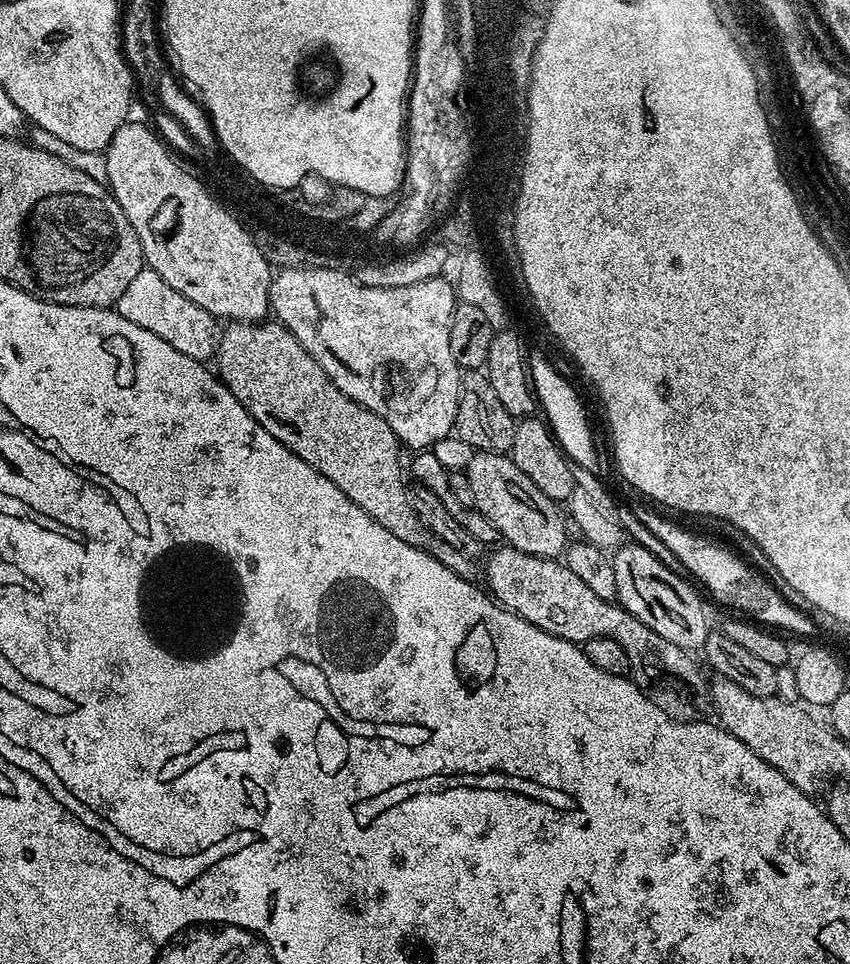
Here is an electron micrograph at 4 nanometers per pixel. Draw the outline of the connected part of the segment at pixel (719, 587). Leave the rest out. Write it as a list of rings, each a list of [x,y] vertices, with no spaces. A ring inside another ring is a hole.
[[[638,500],[638,503],[631,505],[630,510],[656,538],[669,547],[670,552],[682,562],[685,571],[689,575],[691,573],[722,605],[740,611],[737,613],[762,626],[785,633],[794,632],[808,636],[815,632],[816,626],[811,618],[790,605],[762,573],[748,566],[732,549],[686,530],[647,508],[650,507],[647,503],[642,503],[644,502]]]

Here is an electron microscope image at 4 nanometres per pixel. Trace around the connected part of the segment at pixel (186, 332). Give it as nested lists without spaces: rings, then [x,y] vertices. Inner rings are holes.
[[[145,266],[133,280],[130,286],[126,286],[122,298],[114,306],[122,318],[134,322],[134,326],[142,326],[142,330],[150,330],[150,334],[158,334],[158,338],[163,338],[174,346],[174,350],[186,354],[190,358],[201,362],[208,362],[215,357],[216,345],[218,343],[217,317],[211,316],[202,306],[190,302],[170,282],[166,282],[155,272],[154,269]]]

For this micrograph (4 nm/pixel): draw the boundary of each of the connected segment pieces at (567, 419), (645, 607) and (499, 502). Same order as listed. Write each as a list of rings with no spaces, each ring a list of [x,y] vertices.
[[[538,350],[532,351],[528,356],[529,383],[533,388],[533,395],[537,399],[541,413],[548,426],[552,429],[552,434],[557,440],[557,444],[563,449],[564,454],[571,463],[579,469],[586,469],[586,472],[595,471],[598,464],[598,452],[594,440],[594,432],[590,426],[588,412],[577,392],[562,376],[555,366]]]
[[[625,542],[611,553],[612,565],[614,566],[614,578],[618,581],[618,590],[616,597],[620,607],[625,608],[638,622],[646,622],[654,634],[662,634],[662,638],[674,642],[674,646],[687,648],[689,650],[703,649],[708,641],[710,625],[708,625],[708,616],[704,613],[704,604],[700,601],[700,596],[687,584],[685,578],[679,572],[672,572],[650,550],[646,550],[639,542]]]
[[[476,452],[466,471],[470,490],[474,490],[476,511],[482,513],[496,527],[501,541],[507,547],[517,548],[526,554],[549,558],[559,557],[563,553],[570,537],[568,537],[567,530],[564,529],[565,517],[562,512],[562,517],[560,517],[560,512],[556,509],[559,508],[557,501],[546,498],[546,494],[542,494],[542,490],[538,490],[538,486],[534,486],[534,482],[530,482],[530,478],[526,478],[526,474],[522,474],[522,470],[518,470],[518,466],[514,466],[511,455],[498,452]]]

